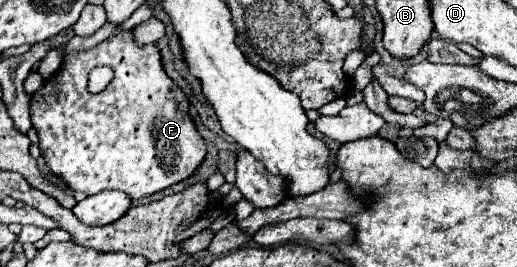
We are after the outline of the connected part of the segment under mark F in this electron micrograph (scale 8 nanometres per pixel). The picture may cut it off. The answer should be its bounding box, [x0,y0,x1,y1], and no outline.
[31,30,207,200]

